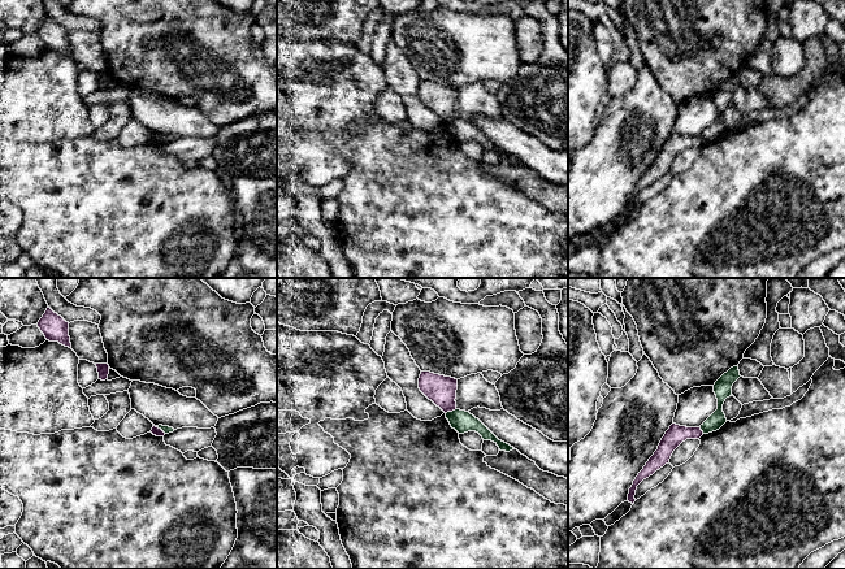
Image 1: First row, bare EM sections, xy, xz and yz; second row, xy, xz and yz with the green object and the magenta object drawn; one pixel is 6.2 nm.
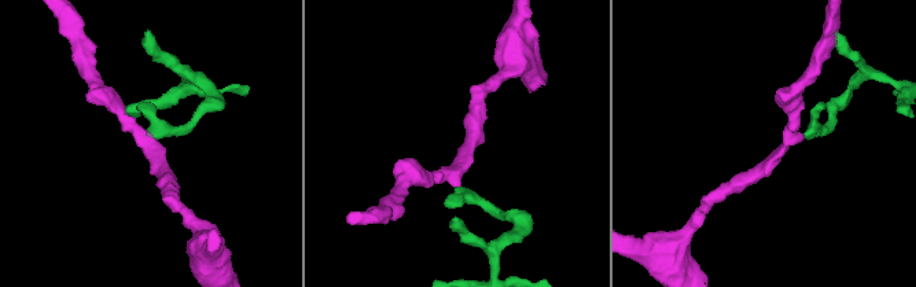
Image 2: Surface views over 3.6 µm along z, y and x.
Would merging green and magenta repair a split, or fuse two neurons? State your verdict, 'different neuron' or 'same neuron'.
different neuron

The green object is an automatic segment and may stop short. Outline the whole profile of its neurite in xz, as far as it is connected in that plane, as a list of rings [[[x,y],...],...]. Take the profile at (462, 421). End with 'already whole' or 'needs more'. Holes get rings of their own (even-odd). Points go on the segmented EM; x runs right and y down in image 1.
[[[455,409],[452,412],[447,412],[446,418],[448,420],[451,427],[459,434],[476,431],[482,436],[484,440],[494,442],[500,451],[510,452],[514,449],[514,447],[510,444],[499,440],[478,418],[469,412]]]; already whole

